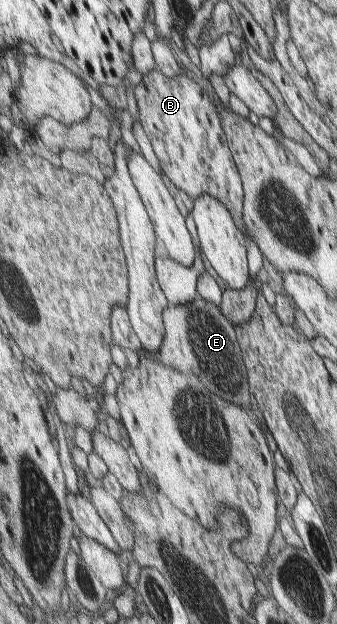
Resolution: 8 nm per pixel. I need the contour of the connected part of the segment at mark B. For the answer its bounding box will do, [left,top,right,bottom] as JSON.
[135,69,248,235]

